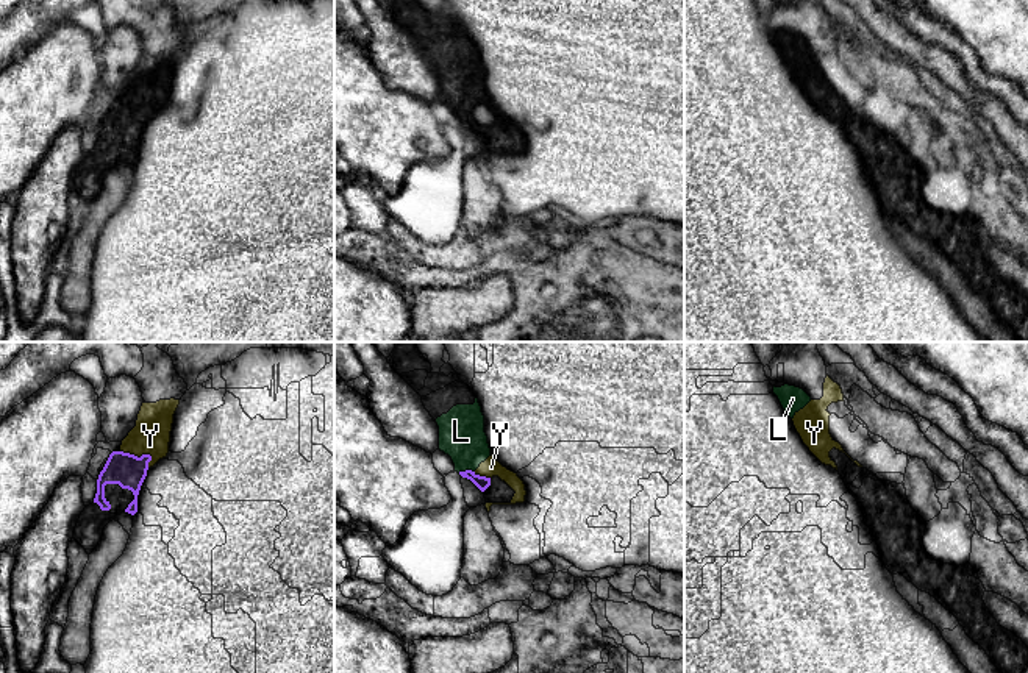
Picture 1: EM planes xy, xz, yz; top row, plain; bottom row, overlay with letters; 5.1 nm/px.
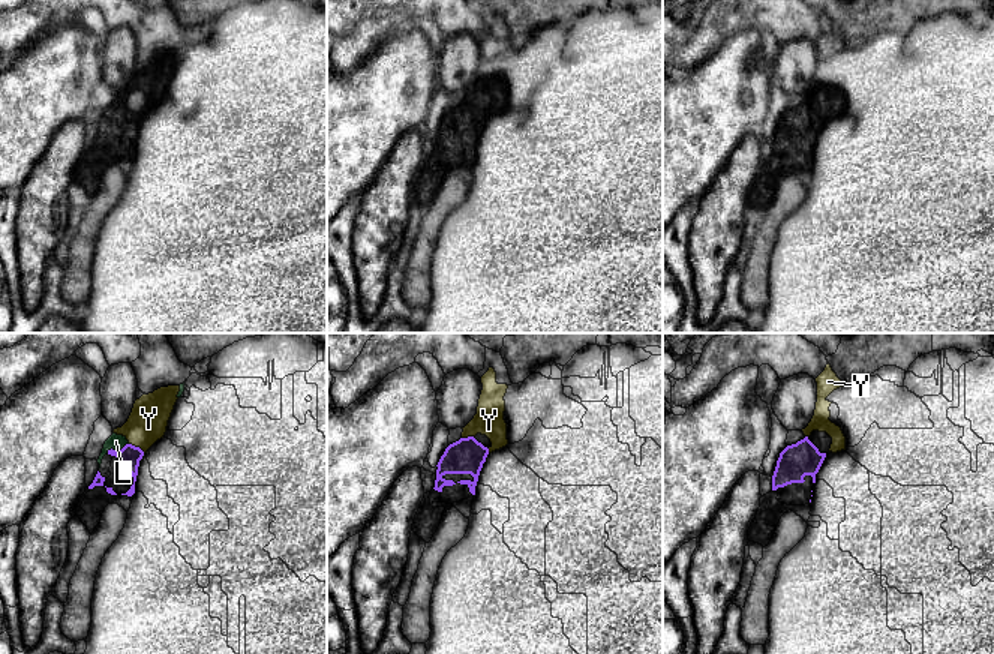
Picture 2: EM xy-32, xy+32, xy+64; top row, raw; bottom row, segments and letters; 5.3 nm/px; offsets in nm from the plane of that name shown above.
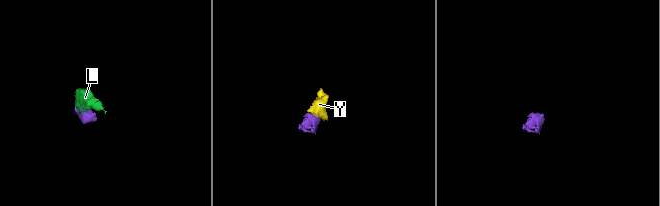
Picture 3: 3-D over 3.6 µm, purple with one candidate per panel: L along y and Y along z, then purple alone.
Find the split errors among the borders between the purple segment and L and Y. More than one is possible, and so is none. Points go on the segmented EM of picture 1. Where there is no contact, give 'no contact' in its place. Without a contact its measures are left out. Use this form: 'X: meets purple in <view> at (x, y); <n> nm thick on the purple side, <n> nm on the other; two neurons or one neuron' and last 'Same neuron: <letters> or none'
L: meets purple in xz at (466, 470); 70 nm thick on the purple side, 240 nm on the other; one neuron
Y: meets purple in xy at (141, 456); 170 nm thick on the purple side, 190 nm on the other; one neuron
Same neuron: L, Y

